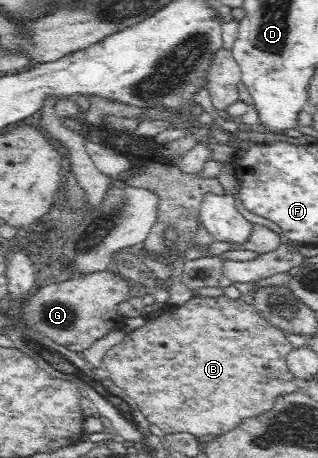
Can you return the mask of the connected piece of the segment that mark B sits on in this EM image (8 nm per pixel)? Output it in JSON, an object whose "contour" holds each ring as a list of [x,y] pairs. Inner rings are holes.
{"contour":[[[225,294],[219,297],[191,297],[185,304],[179,305],[178,308],[173,308],[171,312],[165,312],[157,316],[153,321],[147,321],[143,326],[131,331],[129,333],[129,348],[139,356],[139,360],[127,360],[127,336],[124,340],[117,343],[115,346],[106,350],[105,356],[102,358],[102,368],[109,372],[109,379],[115,386],[123,390],[139,408],[139,412],[147,422],[151,425],[155,424],[163,434],[174,434],[176,432],[188,432],[193,434],[196,438],[215,435],[217,437],[225,435],[227,431],[239,427],[245,418],[251,418],[267,411],[270,411],[277,398],[285,396],[289,393],[295,393],[300,389],[301,385],[294,381],[294,378],[288,373],[286,367],[286,357],[291,350],[294,349],[293,345],[289,343],[282,330],[271,326],[259,314],[255,314],[257,309],[249,303],[241,299],[231,299]]]}

